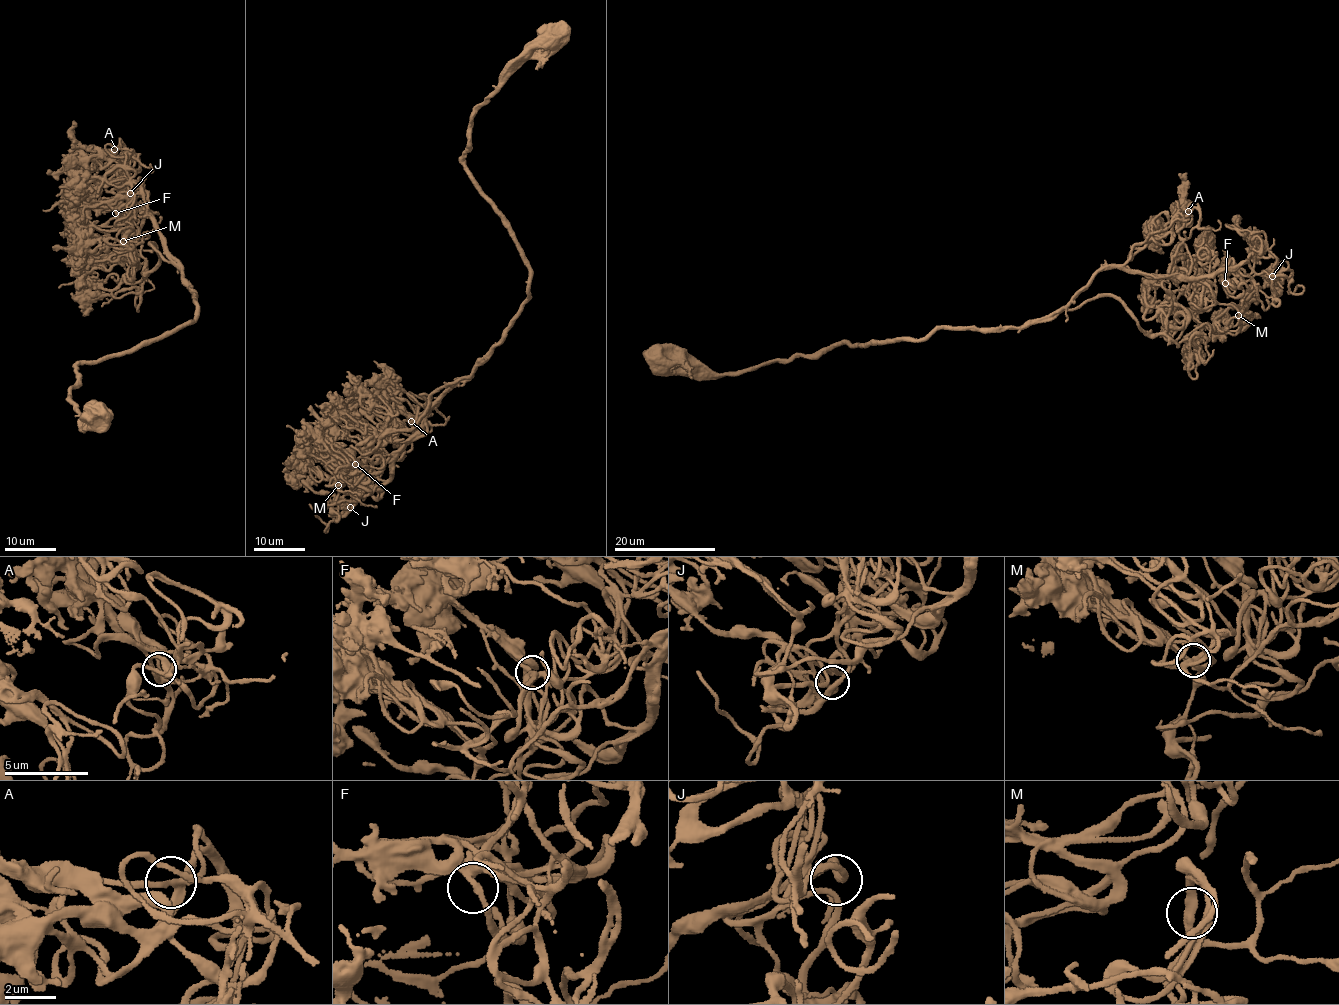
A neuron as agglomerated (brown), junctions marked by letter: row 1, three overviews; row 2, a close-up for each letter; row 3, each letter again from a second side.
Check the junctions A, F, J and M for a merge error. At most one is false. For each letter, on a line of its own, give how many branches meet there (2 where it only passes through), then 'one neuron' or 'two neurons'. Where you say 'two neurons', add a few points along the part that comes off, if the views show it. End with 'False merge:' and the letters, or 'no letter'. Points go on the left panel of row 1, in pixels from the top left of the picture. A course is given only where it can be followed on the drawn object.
A: 4 | one neuron
F: 4 | one neuron
J: 4 | one neuron
M: 3 | one neuron
False merge: no letter

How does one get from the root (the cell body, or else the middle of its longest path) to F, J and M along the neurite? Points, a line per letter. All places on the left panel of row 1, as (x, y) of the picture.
F: (96, 420), (71, 399), (76, 365), (198, 317), (147, 193), (127, 184), (131, 206), (115, 213)
J: (96, 420), (71, 399), (76, 365), (198, 317), (146, 192), (130, 182), (130, 193)
M: (96, 420), (71, 399), (76, 365), (198, 317), (152, 212), (142, 208), (136, 243), (122, 241)

